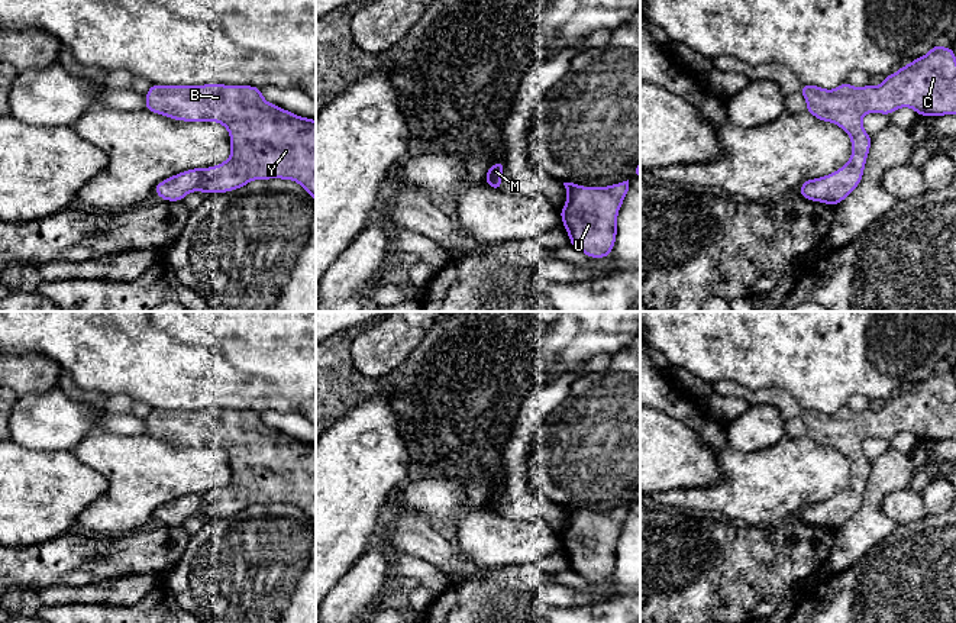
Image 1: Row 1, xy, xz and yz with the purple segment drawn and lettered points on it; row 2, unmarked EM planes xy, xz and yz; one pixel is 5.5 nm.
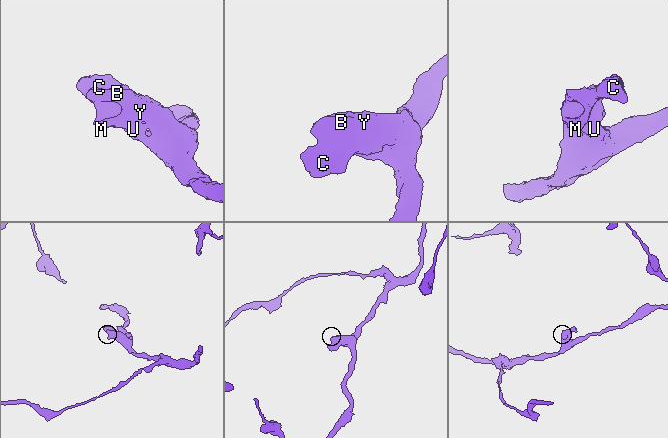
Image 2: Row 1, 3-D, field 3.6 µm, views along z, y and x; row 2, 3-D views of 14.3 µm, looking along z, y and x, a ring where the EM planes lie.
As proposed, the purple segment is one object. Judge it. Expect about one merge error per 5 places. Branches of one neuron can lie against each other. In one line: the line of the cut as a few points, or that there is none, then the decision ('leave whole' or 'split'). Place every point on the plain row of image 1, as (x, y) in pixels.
no cut | leave whole

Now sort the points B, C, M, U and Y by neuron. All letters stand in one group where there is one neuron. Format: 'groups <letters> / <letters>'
groups B C M U Y

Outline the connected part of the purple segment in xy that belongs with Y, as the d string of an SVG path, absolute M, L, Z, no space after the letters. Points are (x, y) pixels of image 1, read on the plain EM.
M152 409L145 419L145 435L181 446L217 446L223 449L230 461L230 481L214 491L185 494L158 507L154 513L165 526L181 526L188 517L201 516L207 519L229 517L245 511L253 504L291 504L298 507L316 526L316 445L297 440L282 432L268 427L262 414L255 410L162 410Z

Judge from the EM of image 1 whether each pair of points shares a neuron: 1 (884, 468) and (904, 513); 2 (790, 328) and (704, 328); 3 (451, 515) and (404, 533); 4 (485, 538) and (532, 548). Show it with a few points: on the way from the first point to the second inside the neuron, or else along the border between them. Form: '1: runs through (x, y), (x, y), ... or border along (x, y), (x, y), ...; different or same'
1: border along (907, 487), (890, 491), (881, 504), (897, 525); different
2: runs through (768, 328), (726, 328); same
3: border along (397, 513), (425, 516), (430, 522); different
4: runs through (497, 541), (520, 541); same

